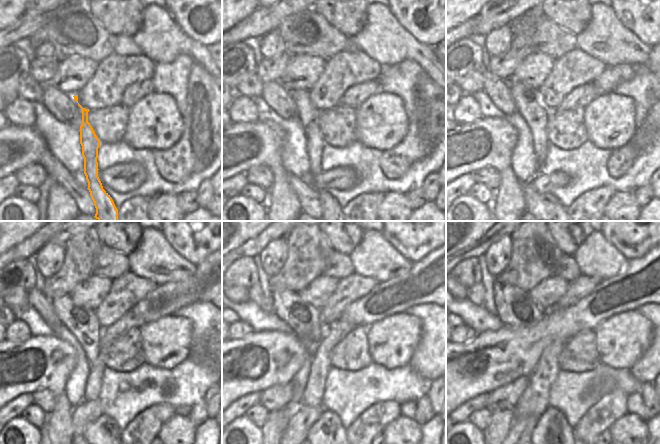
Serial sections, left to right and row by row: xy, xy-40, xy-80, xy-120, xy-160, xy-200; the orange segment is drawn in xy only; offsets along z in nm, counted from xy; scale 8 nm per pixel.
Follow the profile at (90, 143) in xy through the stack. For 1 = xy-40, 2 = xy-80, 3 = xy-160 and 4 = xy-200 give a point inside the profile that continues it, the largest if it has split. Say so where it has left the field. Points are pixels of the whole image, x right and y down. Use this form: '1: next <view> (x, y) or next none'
1: next xy-40 (308, 115)
2: next xy-80 (529, 103)
3: next xy-160 (304, 320)
4: next xy-200 (514, 307)

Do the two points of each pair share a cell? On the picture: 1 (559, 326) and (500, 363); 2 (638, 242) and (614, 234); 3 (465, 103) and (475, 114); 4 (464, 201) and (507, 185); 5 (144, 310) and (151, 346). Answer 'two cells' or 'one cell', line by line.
1: one cell
2: one cell
3: one cell
4: two cells
5: two cells

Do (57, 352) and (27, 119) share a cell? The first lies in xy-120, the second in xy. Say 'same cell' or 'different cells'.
different cells

